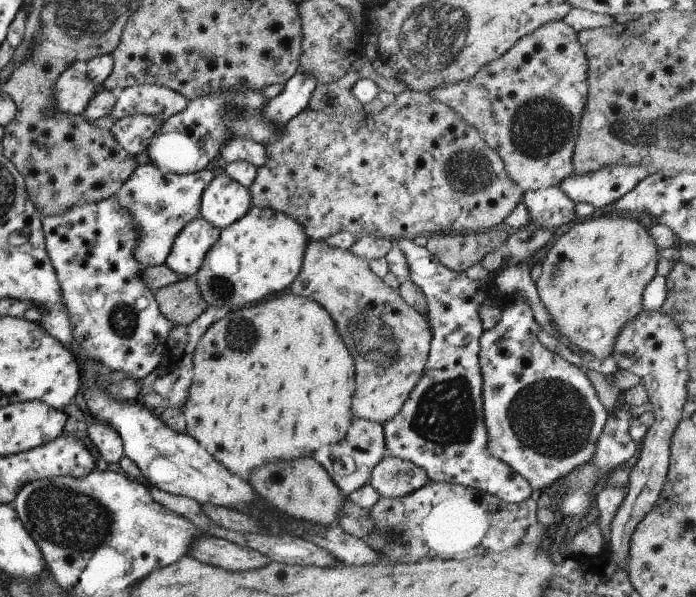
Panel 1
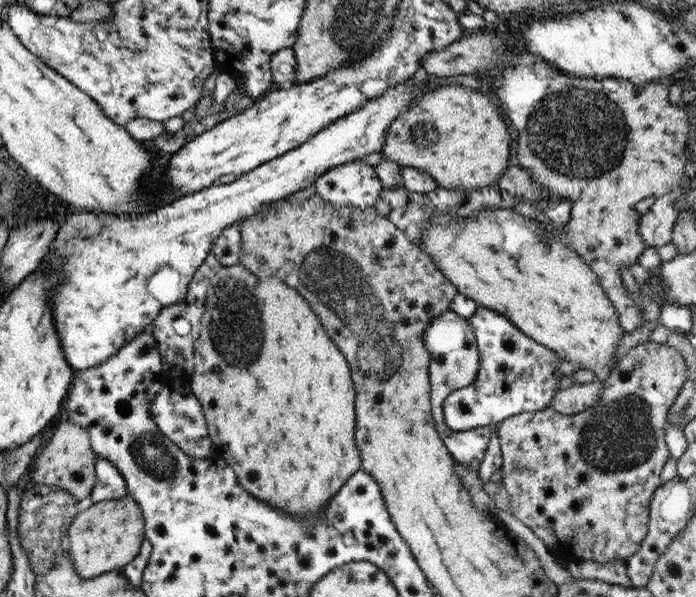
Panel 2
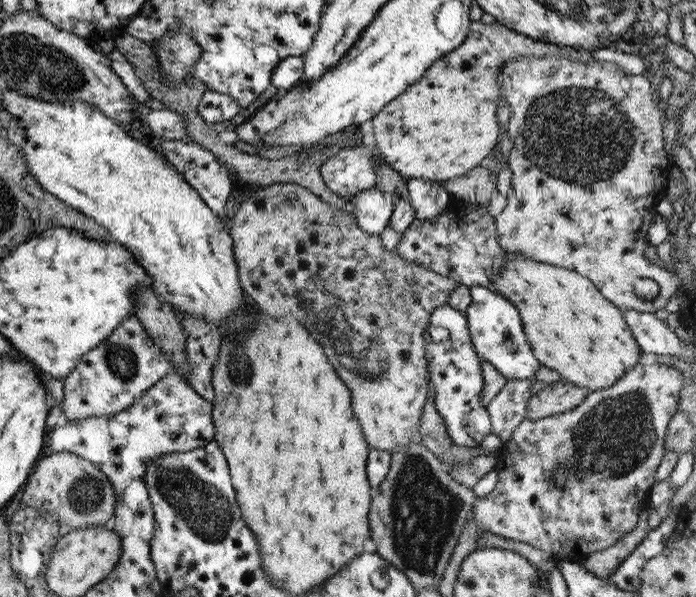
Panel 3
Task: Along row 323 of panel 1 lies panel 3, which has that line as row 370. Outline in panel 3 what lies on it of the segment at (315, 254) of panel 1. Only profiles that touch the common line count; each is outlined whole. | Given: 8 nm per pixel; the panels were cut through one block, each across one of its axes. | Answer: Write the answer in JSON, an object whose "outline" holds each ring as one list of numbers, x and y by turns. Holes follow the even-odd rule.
{"outline":[[273,183,267,184,265,188,260,188,259,192,245,198,237,206,232,218,227,221,227,229,233,239,233,257,235,257,235,263,237,263,237,275,239,275,239,284,242,290,265,316,279,318,280,315,291,314,309,332,309,336,315,342,319,342,319,346,321,346,323,354,327,356,329,364,333,366,339,380,345,384,350,393,350,408,360,426,368,449,385,450,388,454,392,454,397,450,402,450,405,445,409,445,413,441,420,441,418,421,430,388,427,360,425,360,423,329,429,323,431,311,439,305,447,303,447,297,451,294,453,287,457,287,457,282,447,278,447,276,425,270,425,266,421,264,411,264,409,260,403,260,396,250,393,250,393,252,385,250,381,244,380,236,367,234,357,226,353,211,345,212,338,206,336,208,334,205,324,203,317,196,307,191,307,188,302,188,299,184]]}

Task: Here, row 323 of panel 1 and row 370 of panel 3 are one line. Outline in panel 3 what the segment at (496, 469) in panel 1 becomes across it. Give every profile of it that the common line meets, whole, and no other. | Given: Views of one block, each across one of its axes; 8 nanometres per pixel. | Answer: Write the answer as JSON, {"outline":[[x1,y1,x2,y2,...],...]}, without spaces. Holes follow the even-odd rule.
{"outline":[[447,303,431,311,429,323,423,329,423,340,425,344,425,360,427,360,427,370,429,383,434,391,434,408,442,419,445,431,449,439,456,446,477,447,483,437,490,432,490,421,486,406,482,404,483,379,479,366,477,354,475,354,471,337,467,330,465,315]]}

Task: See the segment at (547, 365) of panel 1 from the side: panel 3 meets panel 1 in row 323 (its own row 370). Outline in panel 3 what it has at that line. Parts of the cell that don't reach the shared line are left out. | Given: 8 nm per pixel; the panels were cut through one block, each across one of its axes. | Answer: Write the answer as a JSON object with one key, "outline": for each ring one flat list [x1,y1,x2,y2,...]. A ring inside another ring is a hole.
{"outline":[[472,286,469,292,469,305,463,314,475,354,483,358,483,361,491,363,505,379,523,380,533,377,540,363,531,352,521,326,521,317,515,306,492,289]]}

